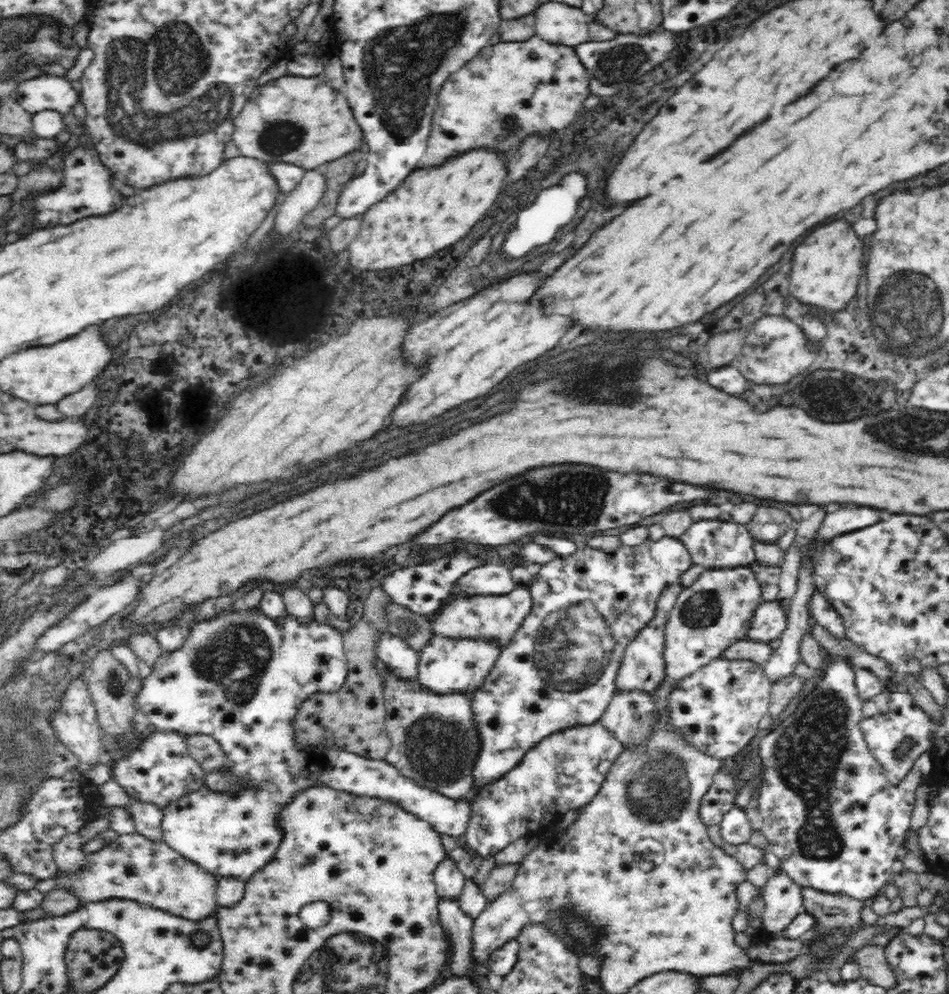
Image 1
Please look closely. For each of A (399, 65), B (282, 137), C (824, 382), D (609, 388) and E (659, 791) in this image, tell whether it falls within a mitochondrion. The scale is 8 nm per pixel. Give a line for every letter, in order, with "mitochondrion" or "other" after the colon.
A: mitochondrion
B: mitochondrion
C: other
D: mitochondrion
E: mitochondrion

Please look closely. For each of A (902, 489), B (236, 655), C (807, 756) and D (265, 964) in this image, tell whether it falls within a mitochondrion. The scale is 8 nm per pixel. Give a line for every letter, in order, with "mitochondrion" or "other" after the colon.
A: other
B: mitochondrion
C: mitochondrion
D: other

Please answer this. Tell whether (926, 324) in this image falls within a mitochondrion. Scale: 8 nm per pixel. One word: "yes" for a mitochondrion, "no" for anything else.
yes

